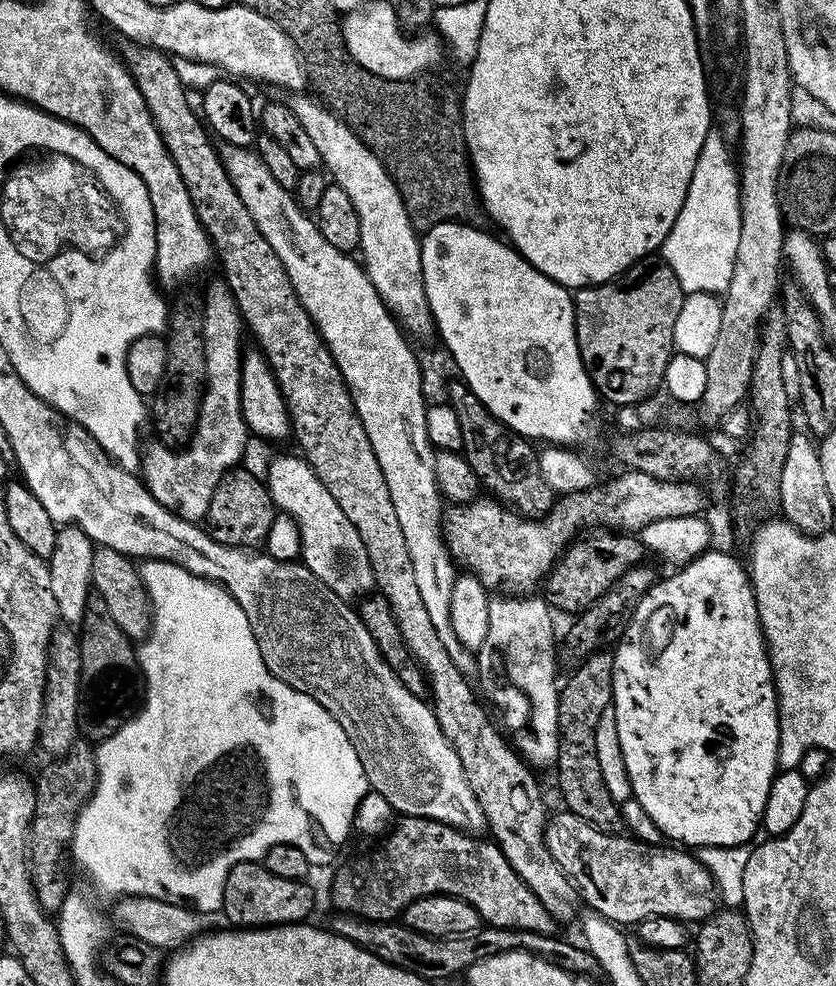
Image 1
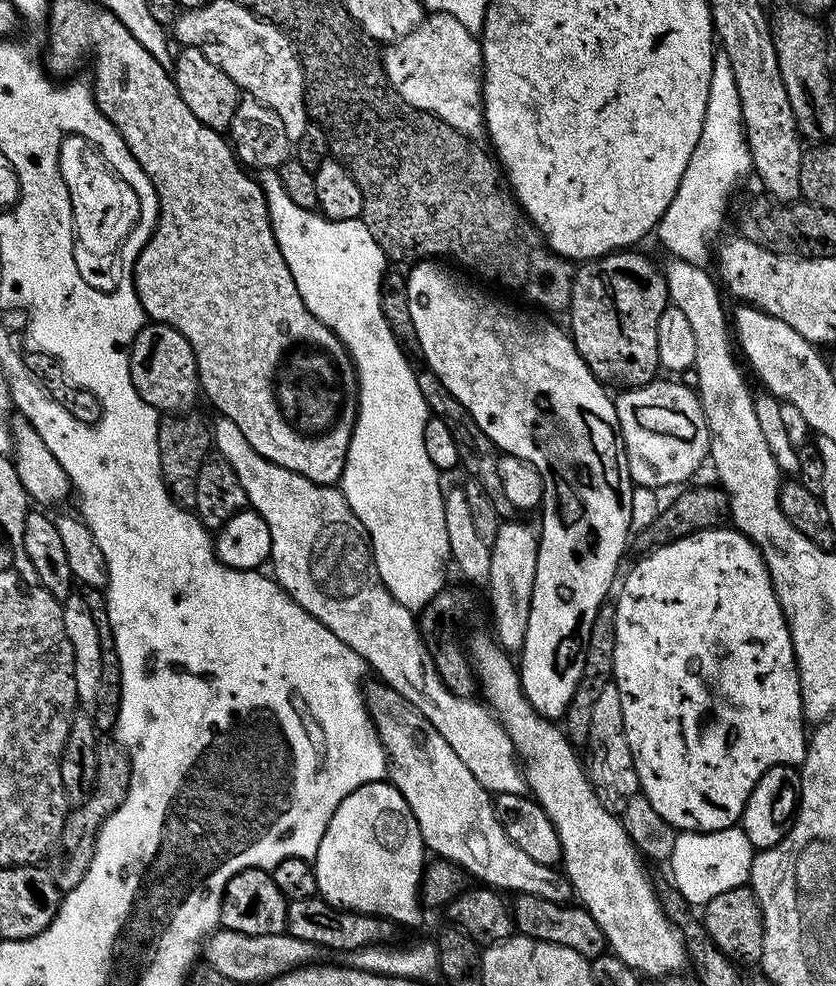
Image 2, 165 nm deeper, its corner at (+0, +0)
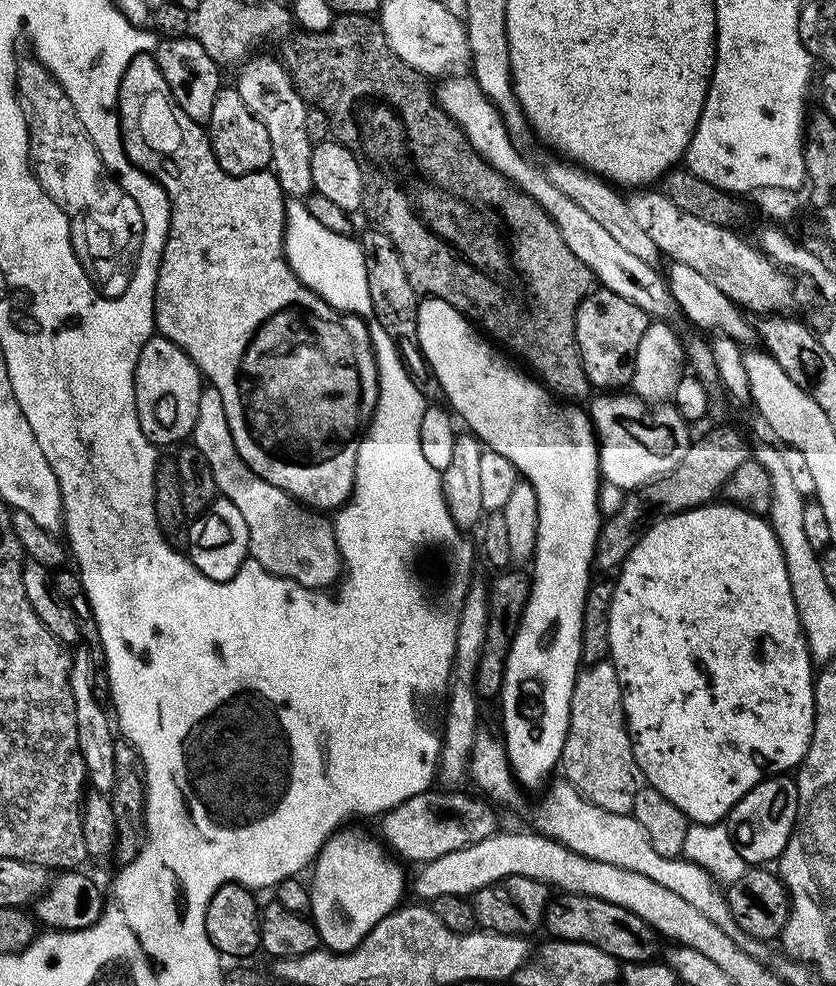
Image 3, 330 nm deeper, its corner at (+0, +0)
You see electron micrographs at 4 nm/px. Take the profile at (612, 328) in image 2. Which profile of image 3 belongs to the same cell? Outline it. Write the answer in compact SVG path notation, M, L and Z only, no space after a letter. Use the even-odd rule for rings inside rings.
M603 286L589 291L576 311L576 345L589 385L596 390L620 390L632 383L632 357L650 323L641 308Z

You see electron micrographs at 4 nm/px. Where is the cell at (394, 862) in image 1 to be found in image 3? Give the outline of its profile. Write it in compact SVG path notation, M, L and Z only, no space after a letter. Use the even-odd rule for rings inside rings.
M560 894L557 897L557 900L556 897L549 899L544 915L543 927L548 928L549 937L598 946L598 950L610 954L617 962L633 964L657 959L656 951L662 943L661 937L651 925L638 918L638 914L632 914L622 906L614 906L614 902L593 896Z

